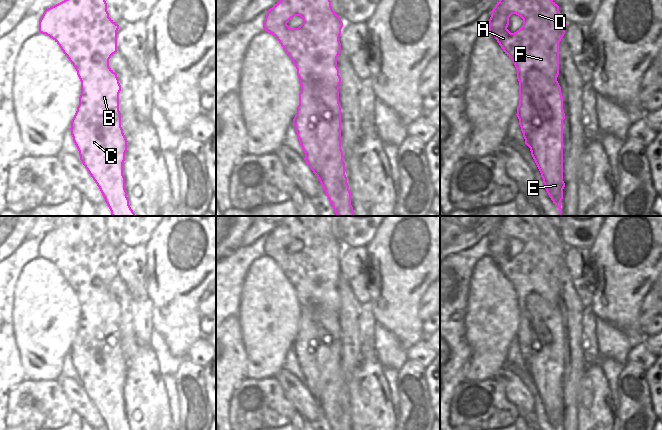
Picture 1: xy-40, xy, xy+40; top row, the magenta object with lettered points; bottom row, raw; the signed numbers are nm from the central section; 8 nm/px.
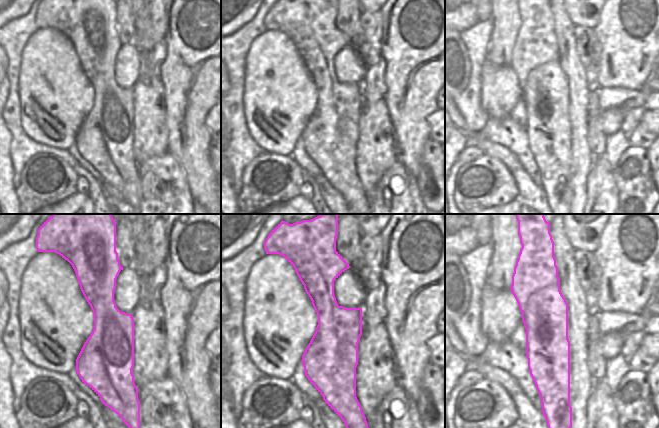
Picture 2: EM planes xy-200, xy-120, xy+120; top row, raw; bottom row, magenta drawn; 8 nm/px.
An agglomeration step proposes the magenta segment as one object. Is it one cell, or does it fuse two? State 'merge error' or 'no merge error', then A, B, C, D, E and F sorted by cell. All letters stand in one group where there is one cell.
merge error | A B C D F / E

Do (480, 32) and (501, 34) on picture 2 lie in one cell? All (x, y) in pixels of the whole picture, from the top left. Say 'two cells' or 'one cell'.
two cells

